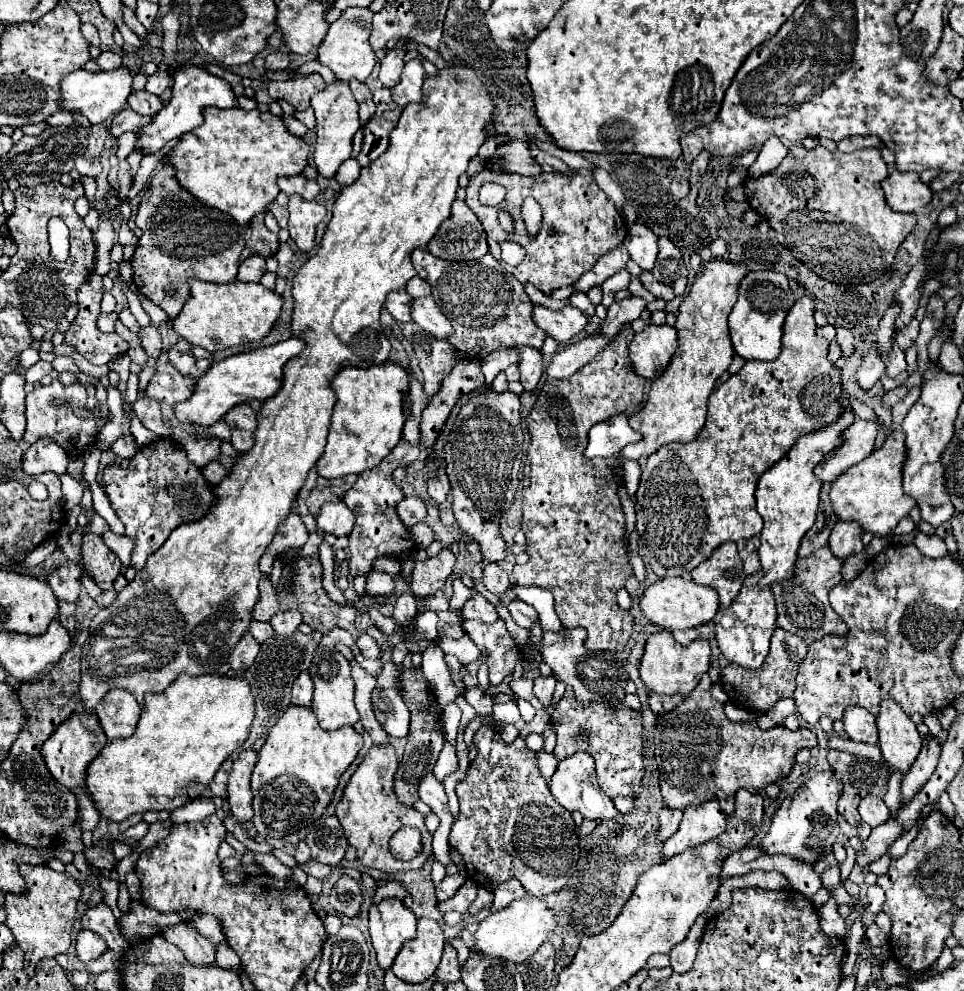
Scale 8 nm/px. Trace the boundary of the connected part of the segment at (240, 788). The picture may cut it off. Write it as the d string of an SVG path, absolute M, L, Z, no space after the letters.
M246 750L242 752L232 766L228 778L228 804L238 822L248 822L254 816L252 810L252 790L250 790L250 776L256 764L256 752Z

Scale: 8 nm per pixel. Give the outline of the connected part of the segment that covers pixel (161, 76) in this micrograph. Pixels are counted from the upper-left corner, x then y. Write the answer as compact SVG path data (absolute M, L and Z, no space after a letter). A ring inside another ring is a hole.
M166 62L158 64L158 72L156 72L156 74L152 74L152 76L148 78L148 84L146 84L146 90L148 90L148 92L152 92L152 94L160 96L160 94L168 88L170 74L166 72L166 66L168 66Z

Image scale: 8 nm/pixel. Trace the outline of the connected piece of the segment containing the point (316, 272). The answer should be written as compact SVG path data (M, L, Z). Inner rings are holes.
M456 60L454 64L450 64L448 68L440 70L436 76L426 76L424 78L424 86L422 86L424 98L418 104L408 104L398 120L398 124L394 126L394 132L390 134L390 146L388 150L376 158L370 168L360 172L360 178L342 188L340 196L334 202L334 210L332 210L332 220L328 222L326 234L322 238L322 248L318 250L316 256L312 256L296 274L294 278L294 286L292 286L292 294L294 294L294 318L292 318L292 336L296 338L304 338L306 340L306 348L292 358L286 366L284 366L284 384L280 388L280 392L266 400L262 404L262 412L258 414L258 428L254 432L256 436L256 444L250 452L244 452L240 458L236 458L236 466L234 470L218 484L214 486L214 494L216 494L216 504L212 508L212 512L208 512L206 518L194 522L194 524L182 524L178 526L168 540L164 542L164 546L154 552L148 558L148 564L144 566L144 570L140 570L136 574L136 578L118 594L116 602L108 608L102 608L90 624L90 636L82 646L82 682L80 682L80 698L82 704L88 712L94 712L96 704L106 696L108 690L112 688L124 688L128 690L140 706L144 706L144 694L152 692L152 694L162 694L180 674L188 674L188 676L202 676L202 674L218 674L220 664L224 664L230 656L230 652L234 650L234 646L238 644L240 636L248 630L248 624L252 620L252 610L258 602L258 582L260 582L260 570L258 570L258 560L262 558L266 546L272 542L278 524L292 512L292 500L294 496L300 492L300 488L304 486L306 474L314 468L316 460L322 456L324 446L326 446L326 436L328 436L328 426L330 426L330 416L332 416L332 408L336 404L336 396L332 396L332 388L330 388L330 380L336 376L336 372L340 372L346 366L372 366L372 364L382 364L388 356L390 356L390 344L386 340L386 336L382 334L382 326L380 326L380 310L384 306L384 298L388 292L392 290L404 290L406 282L416 274L410 254L416 248L426 248L428 242L432 240L432 236L438 230L438 224L444 222L450 216L450 206L456 200L456 190L458 190L458 178L466 172L468 162L478 154L480 146L486 142L486 128L494 124L494 102L488 96L488 90L484 88L484 84L480 82L480 78L476 76L476 72L466 66L464 62Z

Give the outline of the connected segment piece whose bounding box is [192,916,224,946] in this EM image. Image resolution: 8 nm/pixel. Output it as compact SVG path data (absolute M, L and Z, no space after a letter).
M194 916L192 922L194 922L196 928L200 928L200 932L204 936L208 936L208 940L214 946L224 940L224 932L220 932L220 922L214 916Z

